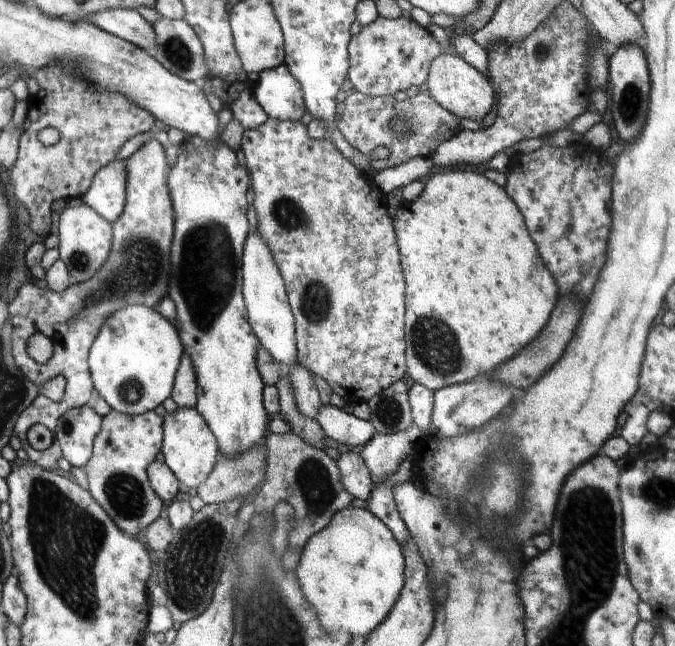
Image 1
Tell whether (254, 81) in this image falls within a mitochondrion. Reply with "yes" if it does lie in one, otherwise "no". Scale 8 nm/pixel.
no

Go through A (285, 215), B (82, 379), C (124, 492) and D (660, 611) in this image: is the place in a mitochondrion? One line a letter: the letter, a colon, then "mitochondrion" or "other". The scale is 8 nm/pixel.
A: mitochondrion
B: other
C: mitochondrion
D: other

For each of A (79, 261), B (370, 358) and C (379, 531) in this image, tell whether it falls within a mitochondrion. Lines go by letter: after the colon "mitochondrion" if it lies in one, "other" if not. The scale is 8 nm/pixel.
A: mitochondrion
B: other
C: other

